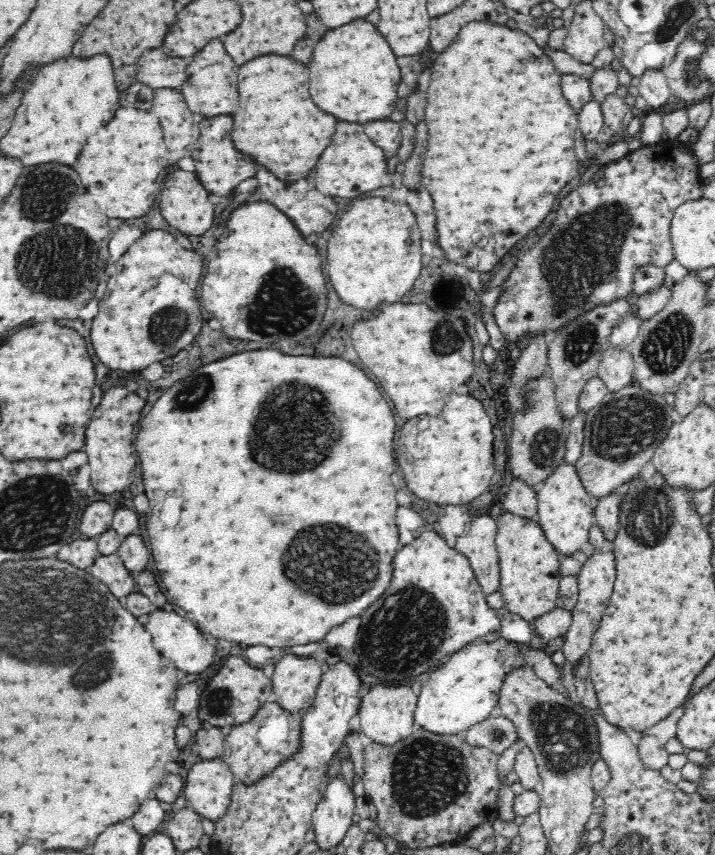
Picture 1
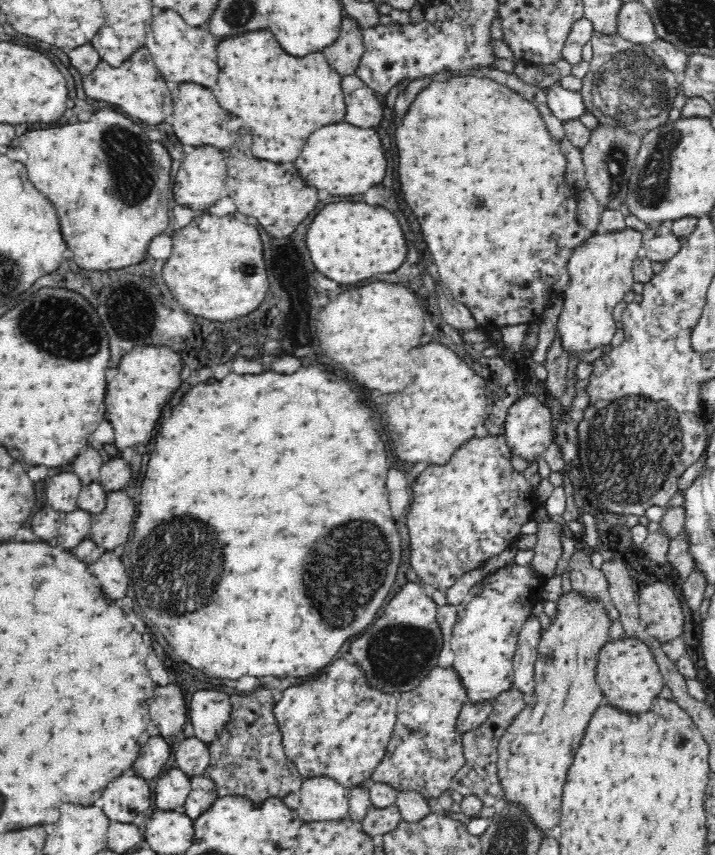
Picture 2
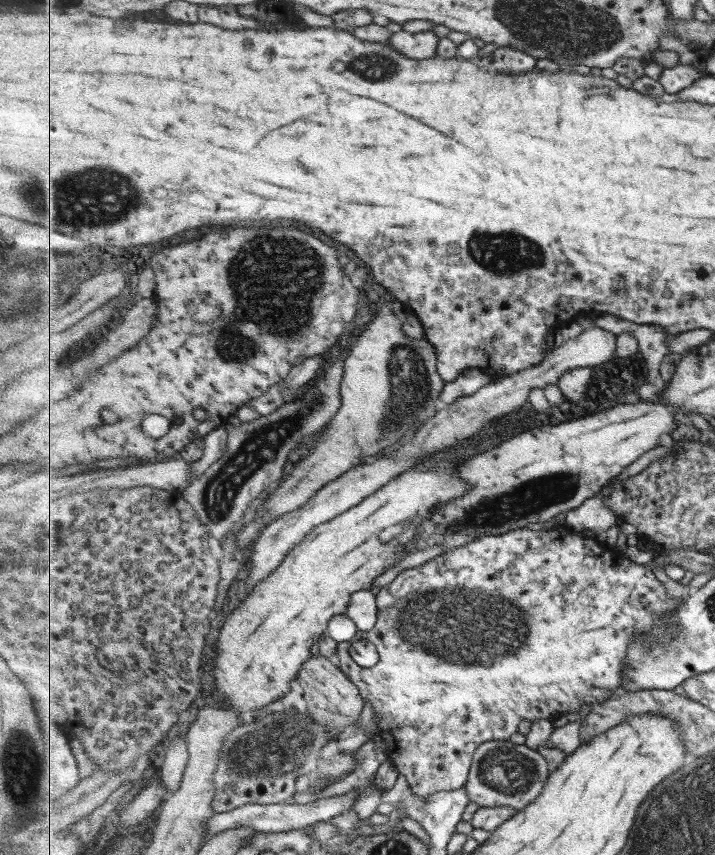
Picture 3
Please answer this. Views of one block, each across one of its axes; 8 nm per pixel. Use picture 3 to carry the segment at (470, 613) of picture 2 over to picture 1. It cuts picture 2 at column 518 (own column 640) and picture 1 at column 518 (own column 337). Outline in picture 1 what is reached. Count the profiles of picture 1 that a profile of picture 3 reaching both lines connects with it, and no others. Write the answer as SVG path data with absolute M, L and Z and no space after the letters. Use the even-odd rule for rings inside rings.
M501 638L491 643L479 639L452 655L436 674L432 674L430 686L422 688L417 698L415 724L436 734L458 734L488 718L498 705L504 676L516 666L525 664L518 653L516 643Z

